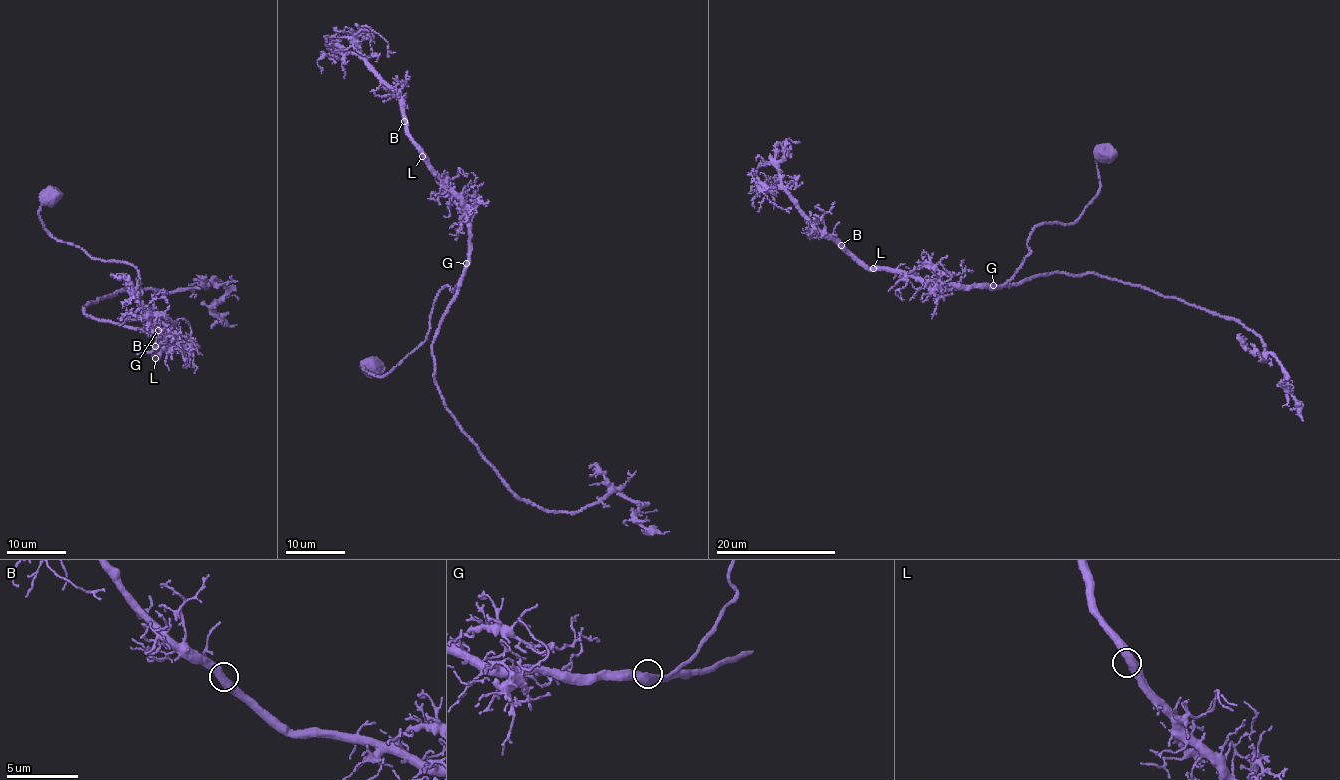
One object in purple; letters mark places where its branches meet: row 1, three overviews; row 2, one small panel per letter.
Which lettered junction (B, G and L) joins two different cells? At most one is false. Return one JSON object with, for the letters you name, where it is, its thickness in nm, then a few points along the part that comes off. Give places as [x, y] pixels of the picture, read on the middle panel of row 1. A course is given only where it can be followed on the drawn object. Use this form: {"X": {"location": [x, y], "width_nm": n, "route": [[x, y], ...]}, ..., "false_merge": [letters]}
{"false_merge": []}

